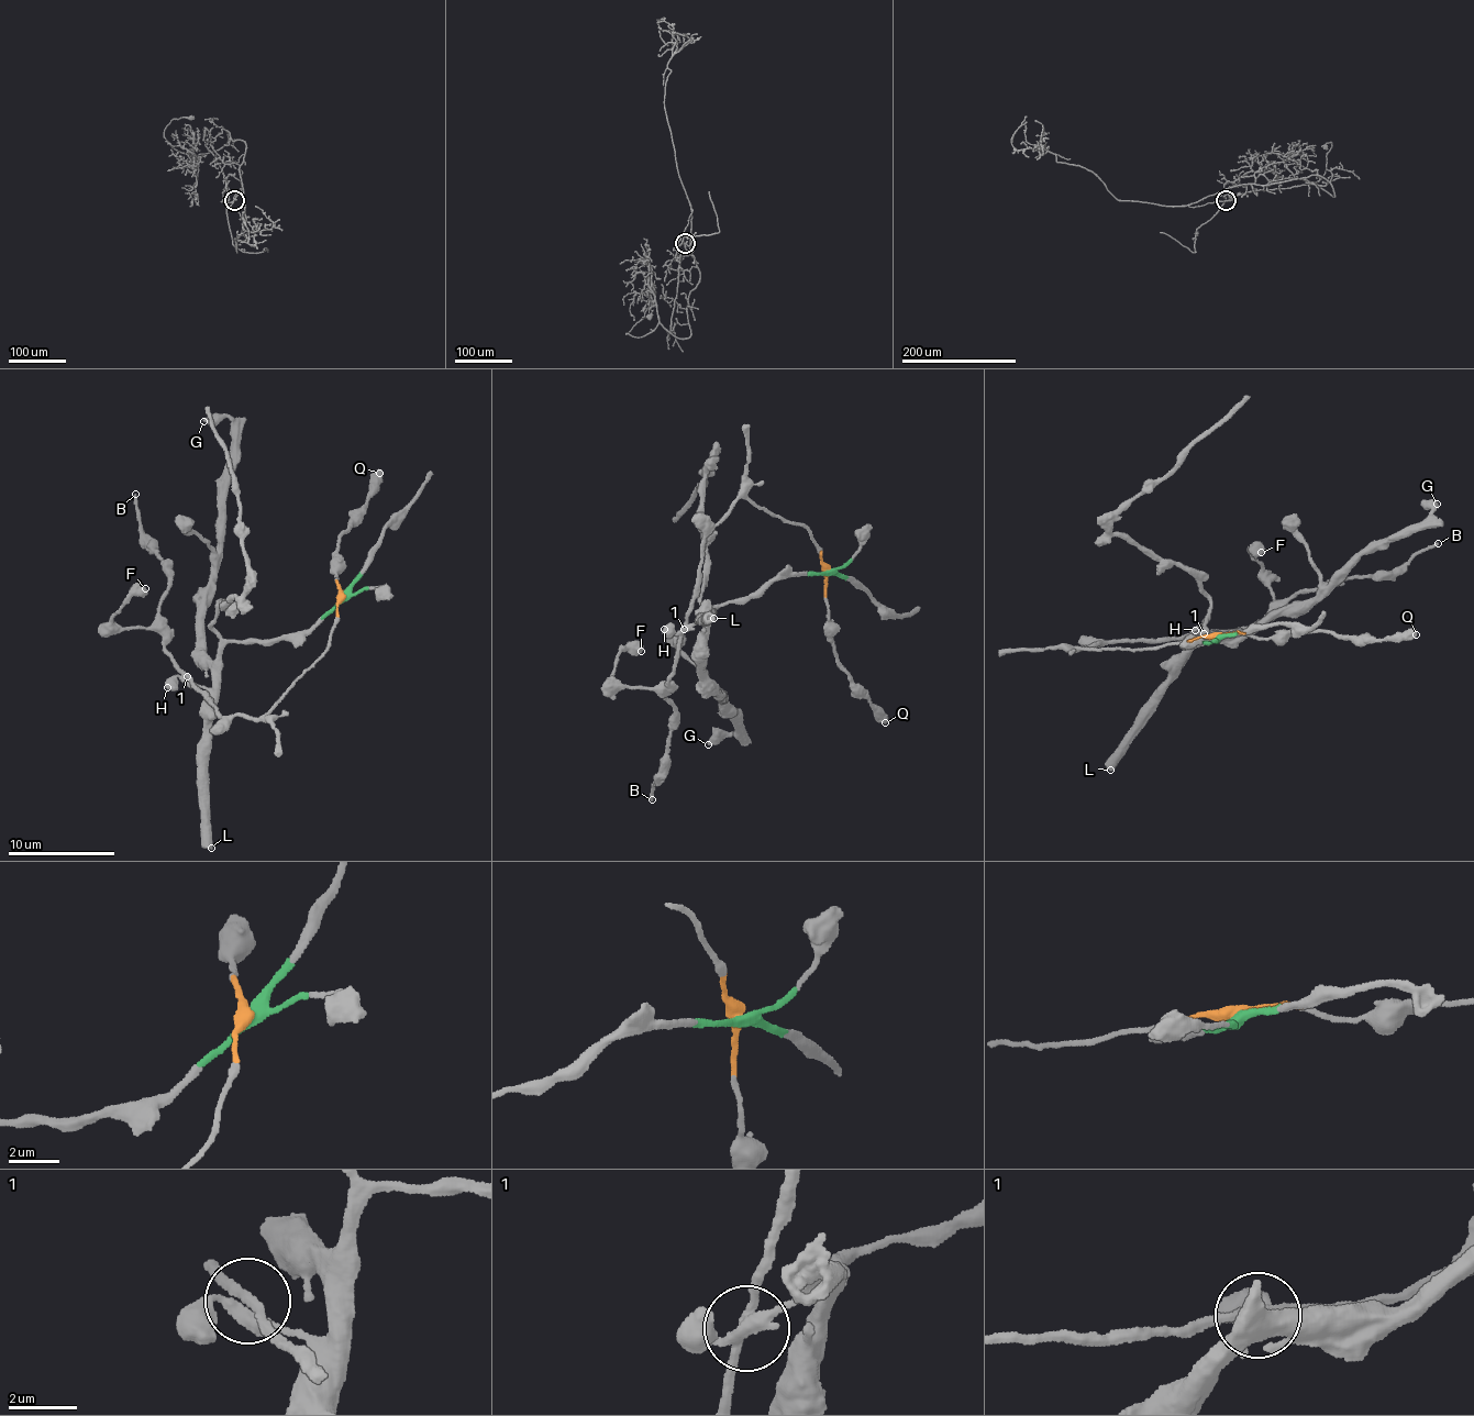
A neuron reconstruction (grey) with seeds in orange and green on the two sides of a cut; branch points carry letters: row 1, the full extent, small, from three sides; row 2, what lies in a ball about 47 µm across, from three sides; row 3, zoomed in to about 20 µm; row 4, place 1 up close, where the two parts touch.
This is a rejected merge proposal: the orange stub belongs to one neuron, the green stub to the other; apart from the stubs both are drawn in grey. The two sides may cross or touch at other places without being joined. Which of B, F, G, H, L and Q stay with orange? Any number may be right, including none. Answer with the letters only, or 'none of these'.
B, F, Q

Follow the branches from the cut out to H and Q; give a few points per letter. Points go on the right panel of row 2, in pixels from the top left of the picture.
H: (1216, 638), (1198, 644), (1195, 635), (1204, 638), (1204, 619), (1200, 643), (1192, 650), (1204, 631), (1194, 630)
Q: (1216, 638), (1247, 632), (1274, 639), (1304, 630), (1326, 630), (1371, 641), (1417, 633)

